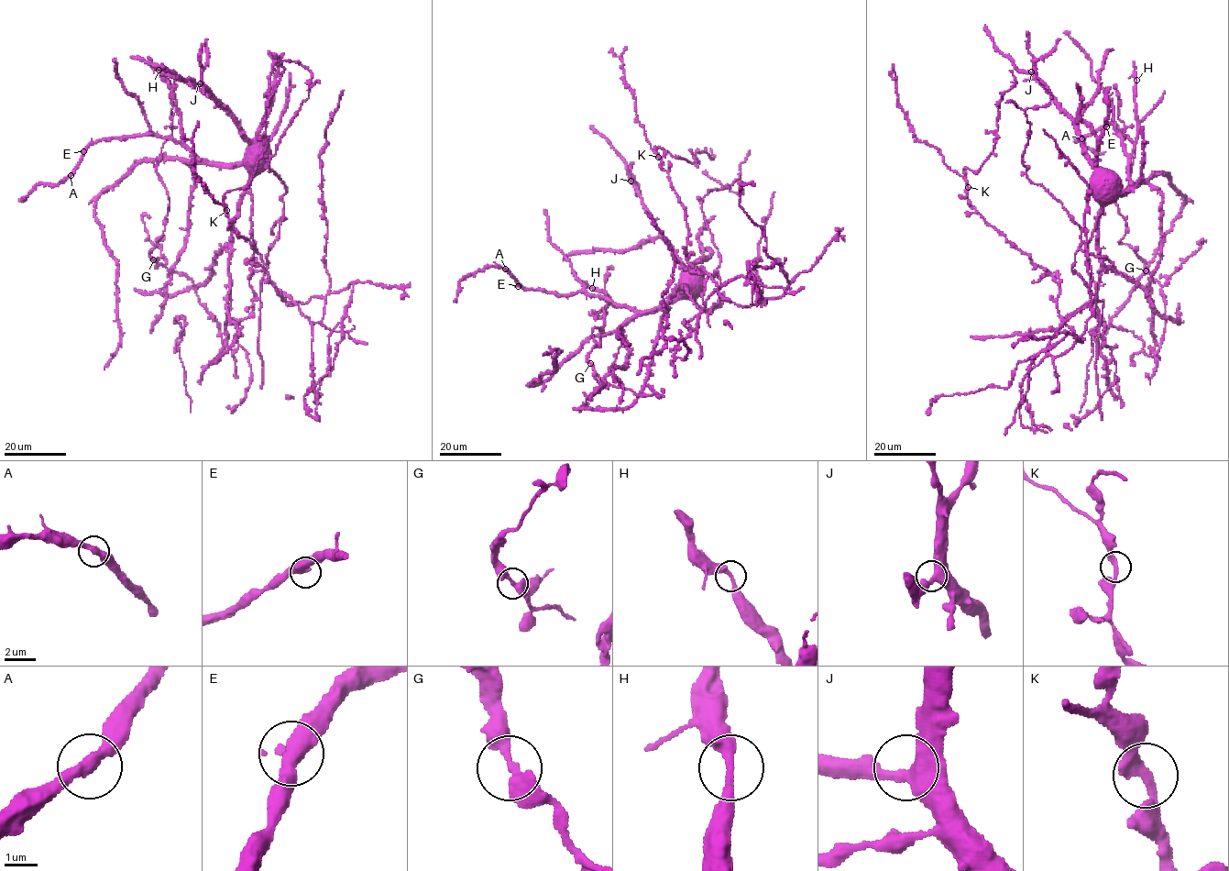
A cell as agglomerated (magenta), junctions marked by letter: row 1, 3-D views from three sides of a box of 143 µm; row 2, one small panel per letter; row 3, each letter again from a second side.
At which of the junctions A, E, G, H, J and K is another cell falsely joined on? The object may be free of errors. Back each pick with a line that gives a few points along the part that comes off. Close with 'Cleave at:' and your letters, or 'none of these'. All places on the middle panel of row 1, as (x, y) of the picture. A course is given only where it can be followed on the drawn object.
Cleave at: none of these

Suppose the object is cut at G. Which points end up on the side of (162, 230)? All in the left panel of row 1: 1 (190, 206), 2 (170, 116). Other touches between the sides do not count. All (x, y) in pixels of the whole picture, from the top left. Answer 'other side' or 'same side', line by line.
1: other side
2: same side

